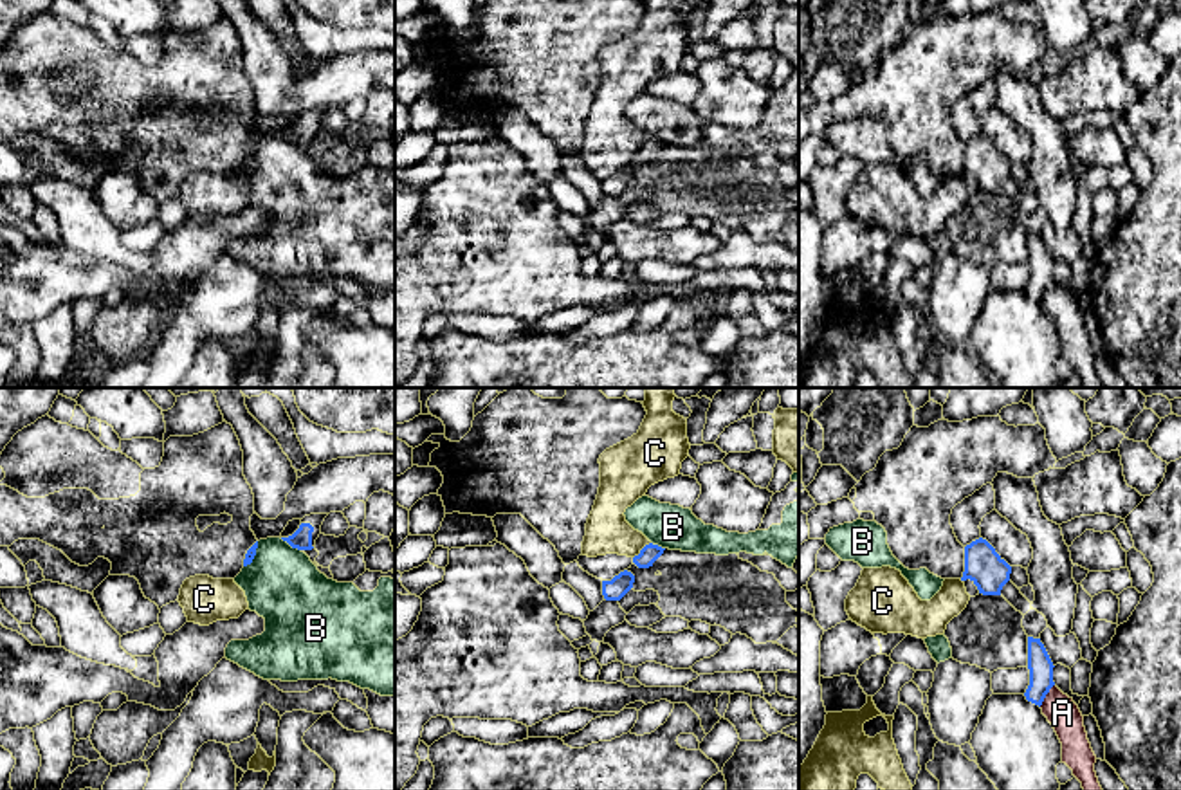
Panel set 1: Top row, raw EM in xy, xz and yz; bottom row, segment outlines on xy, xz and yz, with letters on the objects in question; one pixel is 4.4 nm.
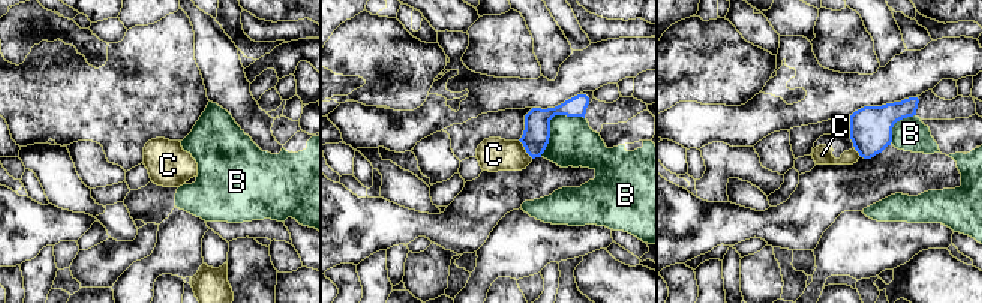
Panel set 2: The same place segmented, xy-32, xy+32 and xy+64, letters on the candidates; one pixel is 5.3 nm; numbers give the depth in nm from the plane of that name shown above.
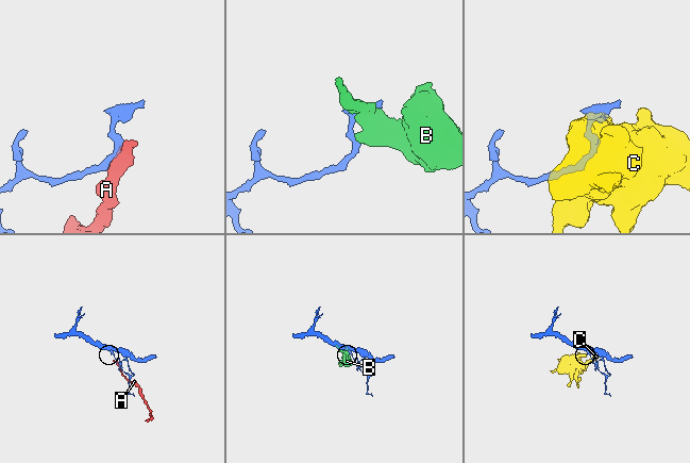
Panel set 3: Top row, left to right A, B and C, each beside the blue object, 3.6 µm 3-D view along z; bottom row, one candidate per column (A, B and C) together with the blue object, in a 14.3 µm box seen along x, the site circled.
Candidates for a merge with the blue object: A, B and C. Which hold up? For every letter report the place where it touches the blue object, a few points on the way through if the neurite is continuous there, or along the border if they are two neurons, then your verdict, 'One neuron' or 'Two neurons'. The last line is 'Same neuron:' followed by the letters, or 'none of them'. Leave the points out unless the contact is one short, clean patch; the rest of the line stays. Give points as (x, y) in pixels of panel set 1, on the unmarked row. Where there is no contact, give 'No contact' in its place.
A: Touches blue at yz (1046, 289). Boundary: yz (1053, 280), (1039, 302). Two neurons
B: Touches blue at xy (291, 141). Boundary: xy (280, 134), (300, 146). Two neurons
C: Touches blue at xz (640, 146). Boundary: xz (650, 137), (633, 154). Two neurons
Same neuron: none of them

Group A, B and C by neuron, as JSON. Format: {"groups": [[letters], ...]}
{"groups": [["A", "B"], ["C"]]}

